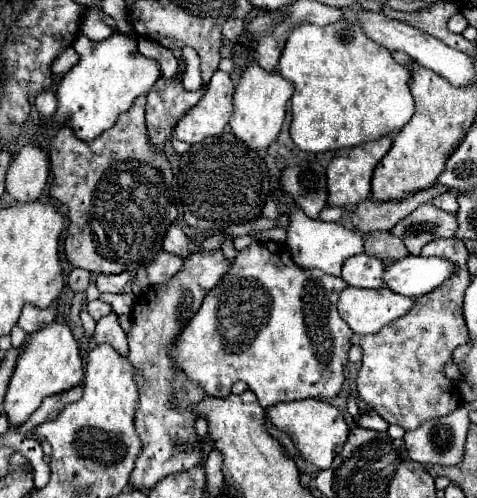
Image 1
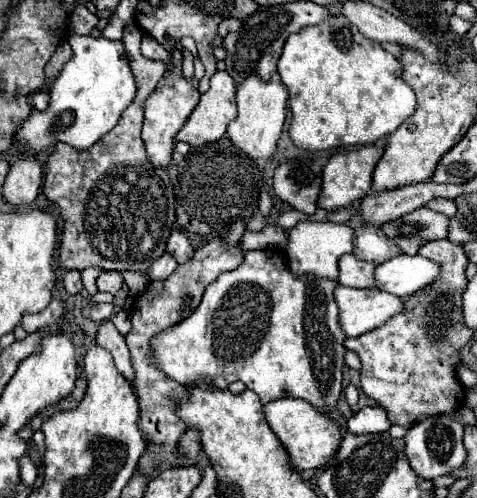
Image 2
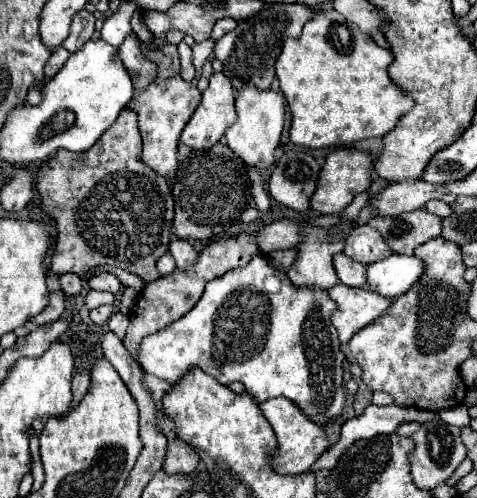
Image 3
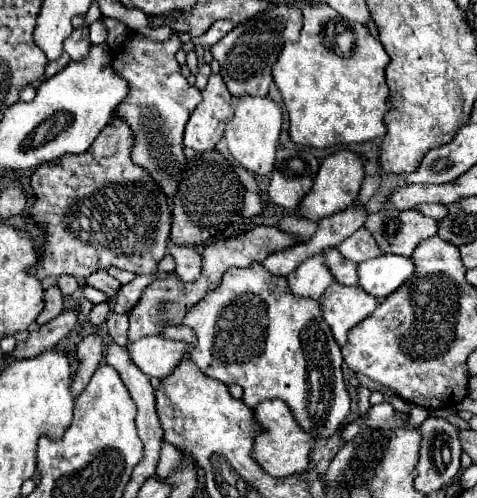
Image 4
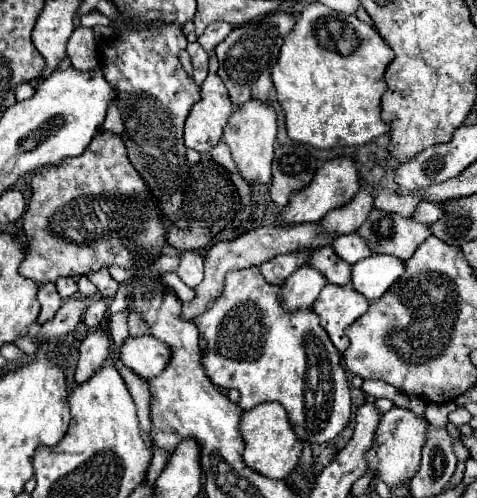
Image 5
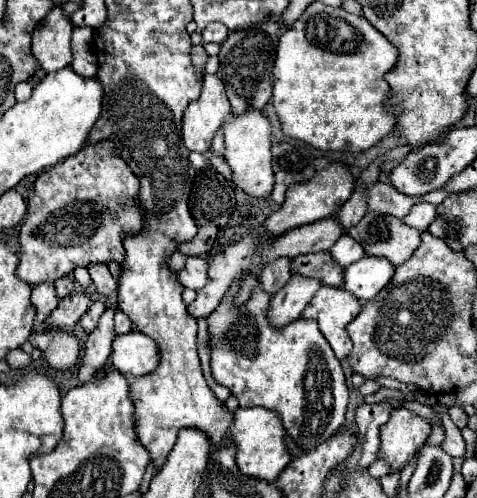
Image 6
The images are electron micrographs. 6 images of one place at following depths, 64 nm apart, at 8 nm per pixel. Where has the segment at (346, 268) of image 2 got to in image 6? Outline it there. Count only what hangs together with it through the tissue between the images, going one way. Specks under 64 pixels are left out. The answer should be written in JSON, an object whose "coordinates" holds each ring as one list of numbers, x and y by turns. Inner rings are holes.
{"coordinates":[[316,252,316,254,302,254,294,258,292,264,294,274,306,274,318,278,322,284,328,286,342,286,344,284,344,268,336,264,330,252]]}

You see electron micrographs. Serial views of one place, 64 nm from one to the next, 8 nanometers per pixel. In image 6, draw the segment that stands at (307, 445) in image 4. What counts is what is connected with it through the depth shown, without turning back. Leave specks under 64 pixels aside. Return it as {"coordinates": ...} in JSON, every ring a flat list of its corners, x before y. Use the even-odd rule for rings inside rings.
{"coordinates":[[256,406,256,408,238,408,234,412,234,422,232,422,228,442,236,442,238,446,236,462,244,474,266,482,274,482,284,472,284,468,290,466,292,462,292,454,288,452,286,446,286,436,288,432,282,424,280,412]]}

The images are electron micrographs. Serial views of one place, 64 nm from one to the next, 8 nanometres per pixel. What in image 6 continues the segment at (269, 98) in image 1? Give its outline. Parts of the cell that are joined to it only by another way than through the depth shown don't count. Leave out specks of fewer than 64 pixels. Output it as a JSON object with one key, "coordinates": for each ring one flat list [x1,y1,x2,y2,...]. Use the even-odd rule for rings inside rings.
{"coordinates":[[248,108,246,112,242,112,240,116,232,116,224,126,224,142,226,142,226,162,232,168,232,178,234,182,250,196,256,198,264,198,272,192,272,184,274,184,274,172,272,172,272,124,266,118,266,114,262,110,256,108]]}

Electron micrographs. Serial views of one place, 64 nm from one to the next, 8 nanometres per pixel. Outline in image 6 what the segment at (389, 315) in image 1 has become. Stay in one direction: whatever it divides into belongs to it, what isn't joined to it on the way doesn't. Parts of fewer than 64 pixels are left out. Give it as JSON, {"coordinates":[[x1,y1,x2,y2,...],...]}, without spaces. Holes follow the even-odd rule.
{"coordinates":[[322,286,308,308,304,308,302,318,312,318,318,322,320,332,330,342,338,360,344,360,348,350,352,350,352,342,348,340,346,326,362,312,362,304,356,296,346,292,344,288]]}

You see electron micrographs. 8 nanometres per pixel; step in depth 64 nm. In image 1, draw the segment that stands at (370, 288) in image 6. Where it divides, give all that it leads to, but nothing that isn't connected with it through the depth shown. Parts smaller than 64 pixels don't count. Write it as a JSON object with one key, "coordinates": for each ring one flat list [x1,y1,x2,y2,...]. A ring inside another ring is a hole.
{"coordinates":[[406,256,386,268,386,286,404,296,420,298,456,274,456,264,446,258]]}

